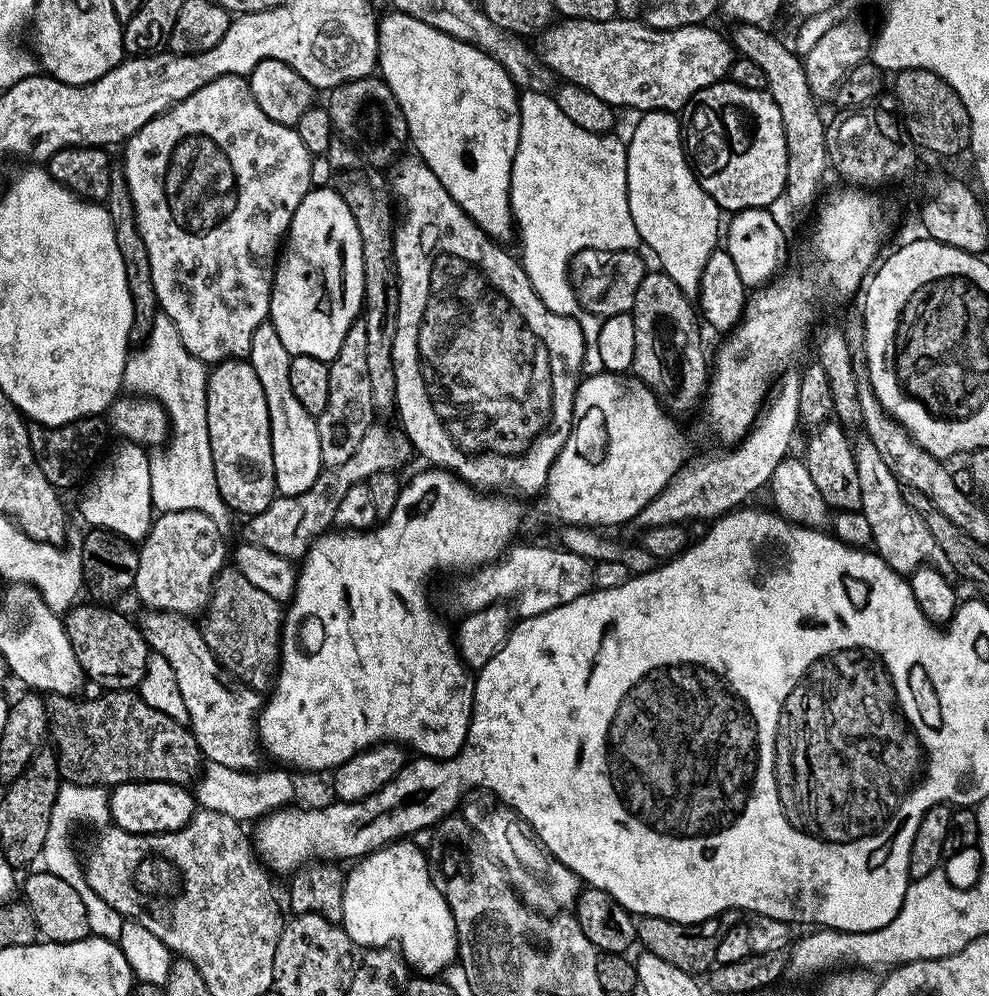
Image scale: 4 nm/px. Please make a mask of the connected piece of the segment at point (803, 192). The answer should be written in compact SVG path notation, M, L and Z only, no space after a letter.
M737 23L735 28L736 33L731 33L730 36L733 49L743 59L756 63L762 69L762 74L766 74L766 91L782 114L787 144L787 186L784 200L798 212L804 212L809 207L810 210L819 199L818 192L829 163L826 122L820 116L818 102L806 81L803 61L789 45L787 47L778 37L771 36L767 27Z

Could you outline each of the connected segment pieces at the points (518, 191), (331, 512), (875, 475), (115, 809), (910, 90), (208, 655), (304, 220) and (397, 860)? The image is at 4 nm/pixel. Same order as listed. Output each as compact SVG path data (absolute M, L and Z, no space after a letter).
M525 91L520 96L520 137L518 150L512 159L510 202L518 240L520 236L518 259L524 265L526 278L530 278L533 290L540 293L544 304L551 305L552 292L567 286L568 263L578 248L604 252L600 254L619 254L641 247L634 218L630 218L627 161L627 147L616 136L574 126L574 122L558 110L555 99L548 92Z
M373 423L366 430L362 442L358 442L358 450L354 450L354 455L347 462L342 462L342 466L324 468L310 490L293 496L277 495L269 508L251 517L247 521L247 543L257 544L263 550L278 554L288 561L299 561L307 554L308 547L333 527L335 512L350 486L368 481L379 472L400 470L407 462L408 455L413 455L413 452L412 444L403 431L392 433L386 425Z
M867 438L855 441L854 451L858 466L858 482L862 489L862 506L860 511L866 516L872 531L871 547L877 556L901 574L910 574L921 566L931 566L945 574L952 572L946 554L934 542L934 534L926 530L926 522L910 506L906 506L906 498L902 498L902 485L896 476L882 462L882 454L878 454L878 446Z
M138 780L135 784L117 784L108 798L108 815L111 823L123 832L154 834L155 832L177 832L192 821L198 811L197 797L183 784L172 784L169 780Z
M907 68L895 73L890 88L896 98L896 107L904 121L904 129L910 134L917 149L933 152L936 156L956 156L959 152L967 153L972 142L972 131L970 130L970 114L966 114L966 106L962 106L962 98L949 86L945 80L938 78L925 68Z
M155 610L143 614L145 616L138 620L138 627L149 649L155 655L166 658L174 669L182 702L186 702L187 727L192 729L201 757L205 761L228 766L230 770L252 772L259 769L262 749L256 735L256 718L262 707L261 693L234 679L220 665L210 646L206 646L203 631L197 625L195 628L189 617Z
M325 186L325 188L313 187L306 194L306 198L302 198L302 202L298 202L298 210L294 210L292 225L288 228L286 243L278 256L276 276L272 279L272 301L268 311L270 323L274 326L274 330L278 330L278 338L282 338L282 346L286 346L286 350L291 352L293 356L309 356L310 358L331 362L338 354L338 350L342 350L342 338L346 338L350 326L357 323L363 307L362 238L358 238L358 226L354 223L354 214L350 214L350 206L346 206L346 202L342 202L342 198L337 194L335 188L331 186Z
M405 838L388 844L363 857L357 868L347 873L342 927L363 948L395 945L413 973L436 978L451 960L453 963L457 959L456 922L446 898L432 880L425 849L412 842Z

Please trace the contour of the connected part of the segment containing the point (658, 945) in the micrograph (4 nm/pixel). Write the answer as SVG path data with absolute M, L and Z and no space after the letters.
M739 908L720 912L696 924L683 924L657 916L641 916L636 922L636 938L643 951L662 958L662 962L670 962L670 966L678 966L678 970L693 974L707 973L716 964L716 951L718 942L722 942L722 934L741 923L741 920L742 912Z

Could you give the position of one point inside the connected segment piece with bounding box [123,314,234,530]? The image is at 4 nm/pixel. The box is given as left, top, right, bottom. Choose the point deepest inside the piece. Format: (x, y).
(182, 475)

